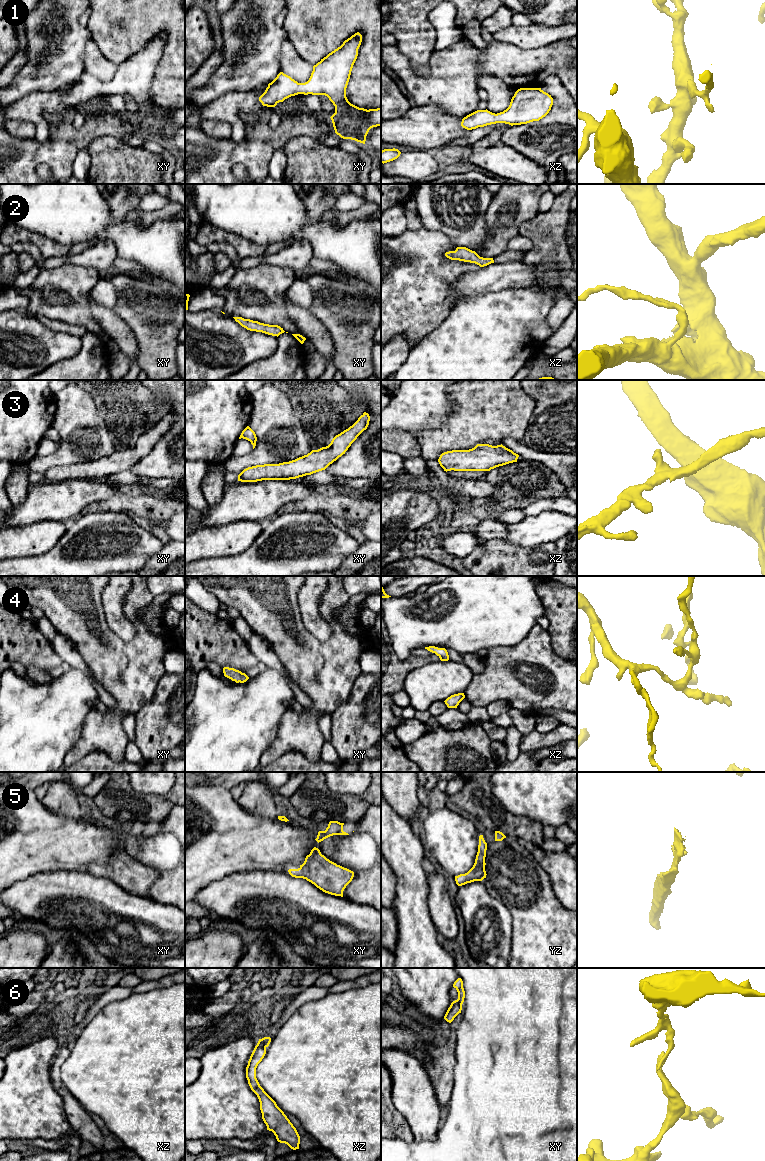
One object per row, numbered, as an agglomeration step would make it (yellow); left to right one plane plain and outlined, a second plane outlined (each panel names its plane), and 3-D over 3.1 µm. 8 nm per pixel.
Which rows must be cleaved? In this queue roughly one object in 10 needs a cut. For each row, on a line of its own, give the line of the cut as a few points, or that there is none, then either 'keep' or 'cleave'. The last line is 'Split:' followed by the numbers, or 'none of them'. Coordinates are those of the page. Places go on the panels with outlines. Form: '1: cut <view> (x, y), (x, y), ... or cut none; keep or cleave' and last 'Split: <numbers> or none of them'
1: cut none; keep
2: cut none; keep
3: cut none; keep
4: cut none; keep
5: cut none; keep
6: cut xz (260, 1039), (265, 1047); cleave
Split: 6

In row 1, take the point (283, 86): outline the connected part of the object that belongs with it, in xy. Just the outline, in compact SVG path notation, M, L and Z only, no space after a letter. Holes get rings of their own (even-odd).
M359 32L345 40L340 47L313 66L311 76L305 83L298 83L290 76L280 72L268 84L265 92L259 97L259 101L263 106L275 107L279 102L283 102L285 99L298 94L325 95L335 106L335 113L330 117L335 133L343 139L351 139L365 144L369 130L373 127L381 126L381 108L369 110L359 108L351 104L346 97L346 88L361 42L362 35Z

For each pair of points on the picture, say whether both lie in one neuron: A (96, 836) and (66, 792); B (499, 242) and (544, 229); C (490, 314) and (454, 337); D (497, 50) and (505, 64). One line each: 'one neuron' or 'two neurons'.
A: two neurons
B: two neurons
C: one neuron
D: one neuron

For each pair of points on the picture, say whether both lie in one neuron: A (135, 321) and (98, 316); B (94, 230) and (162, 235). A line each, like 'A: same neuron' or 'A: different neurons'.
A: different neurons
B: same neuron

